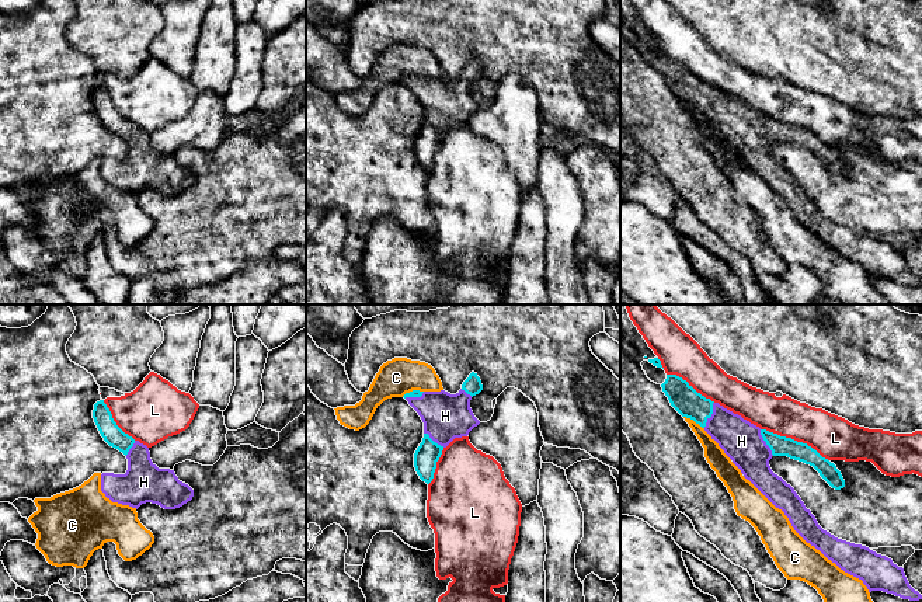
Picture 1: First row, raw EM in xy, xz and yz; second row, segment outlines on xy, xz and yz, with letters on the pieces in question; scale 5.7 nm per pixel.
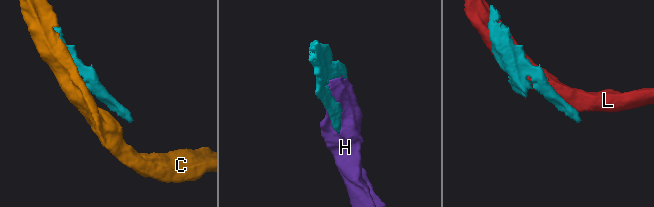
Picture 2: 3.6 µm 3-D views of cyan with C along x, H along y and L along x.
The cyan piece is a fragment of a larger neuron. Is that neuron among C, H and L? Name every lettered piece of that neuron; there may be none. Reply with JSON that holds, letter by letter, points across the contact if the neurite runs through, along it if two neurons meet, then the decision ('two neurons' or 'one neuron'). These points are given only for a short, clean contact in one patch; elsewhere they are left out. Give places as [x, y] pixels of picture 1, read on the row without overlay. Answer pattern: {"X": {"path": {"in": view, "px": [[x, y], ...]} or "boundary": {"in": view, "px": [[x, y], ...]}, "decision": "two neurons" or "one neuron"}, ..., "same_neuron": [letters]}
{"C": {"decision": "two neurons"}, "H": {"decision": "one neuron"}, "L": {"decision": "two neurons"}, "same_neuron": ["H"]}

